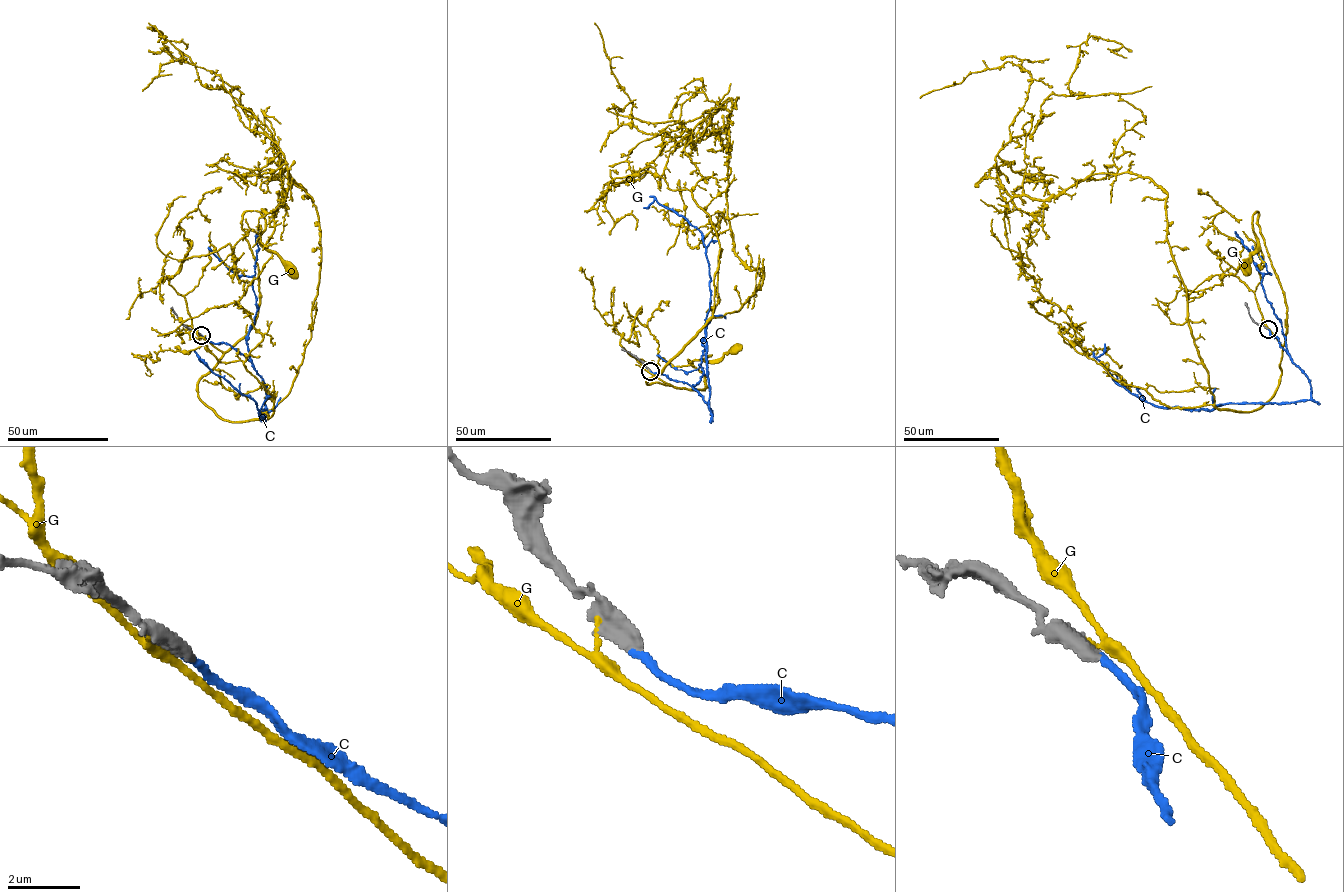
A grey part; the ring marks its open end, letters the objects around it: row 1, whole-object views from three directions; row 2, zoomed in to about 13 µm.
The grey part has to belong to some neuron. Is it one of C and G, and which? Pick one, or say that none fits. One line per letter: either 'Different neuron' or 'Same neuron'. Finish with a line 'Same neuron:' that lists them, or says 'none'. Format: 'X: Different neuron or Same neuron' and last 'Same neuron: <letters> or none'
C: Same neuron
G: Different neuron
Same neuron: C

